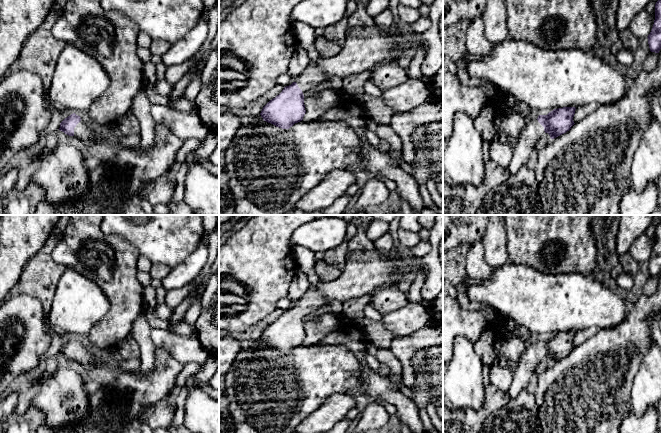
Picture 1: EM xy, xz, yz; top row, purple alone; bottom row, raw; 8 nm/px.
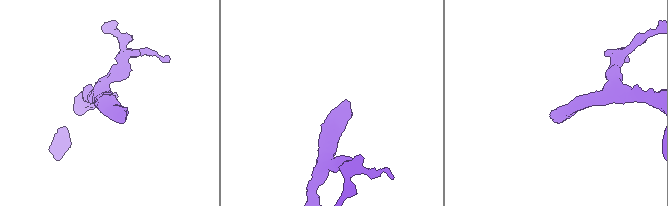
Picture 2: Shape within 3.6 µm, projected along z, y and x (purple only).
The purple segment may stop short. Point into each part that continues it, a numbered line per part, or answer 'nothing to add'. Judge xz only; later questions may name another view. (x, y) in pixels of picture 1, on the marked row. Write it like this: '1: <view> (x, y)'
1: xz (366, 47)

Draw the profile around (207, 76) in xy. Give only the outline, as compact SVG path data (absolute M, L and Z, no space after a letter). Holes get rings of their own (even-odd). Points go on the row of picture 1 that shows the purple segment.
M219 46L215 50L212 50L208 56L208 59L205 63L205 67L201 73L202 85L210 84L214 80L215 71L218 65L218 60L216 58L218 51L219 51Z

